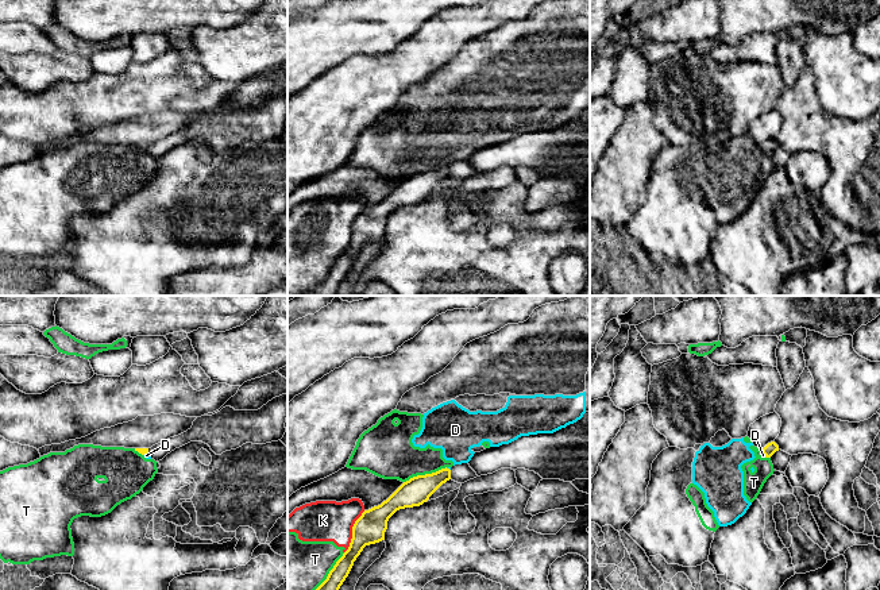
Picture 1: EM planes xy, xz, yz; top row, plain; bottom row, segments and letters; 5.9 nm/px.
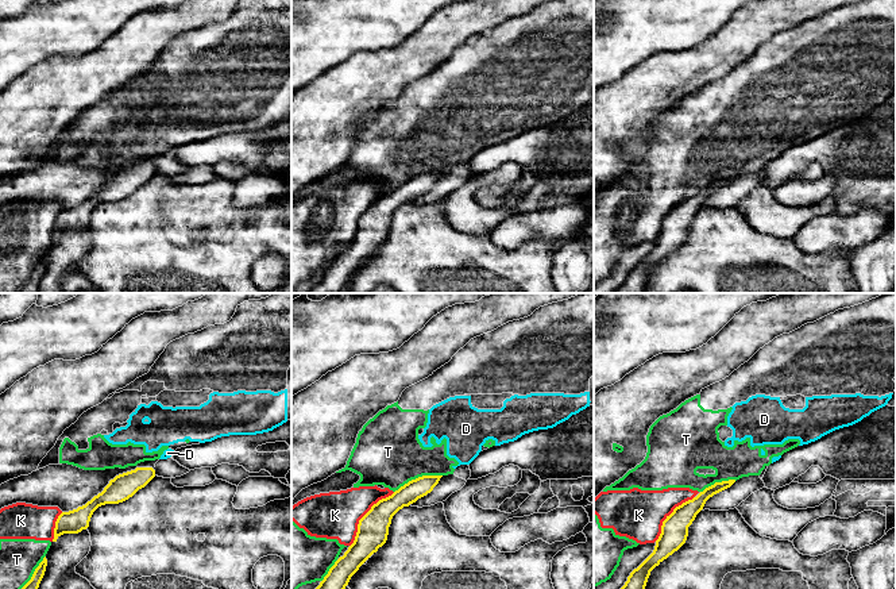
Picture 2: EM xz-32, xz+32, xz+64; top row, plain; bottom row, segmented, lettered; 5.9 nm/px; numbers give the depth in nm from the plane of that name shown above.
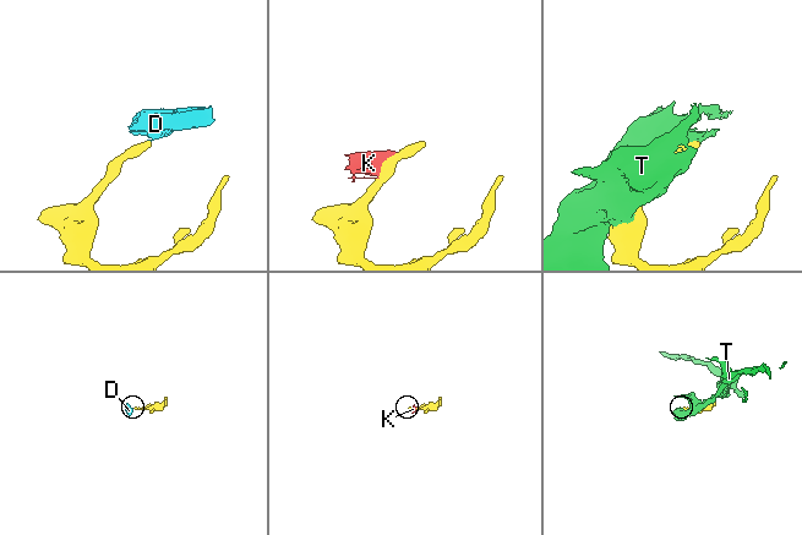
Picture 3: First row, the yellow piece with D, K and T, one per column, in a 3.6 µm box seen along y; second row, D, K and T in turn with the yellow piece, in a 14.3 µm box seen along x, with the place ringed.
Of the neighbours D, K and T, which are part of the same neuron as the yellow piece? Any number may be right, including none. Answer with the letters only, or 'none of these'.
none of these

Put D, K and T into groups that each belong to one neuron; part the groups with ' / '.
D K T

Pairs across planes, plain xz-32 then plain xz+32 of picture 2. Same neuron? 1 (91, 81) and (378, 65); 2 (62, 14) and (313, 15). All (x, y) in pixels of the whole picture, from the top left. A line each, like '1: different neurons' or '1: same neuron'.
1: same neuron
2: same neuron

